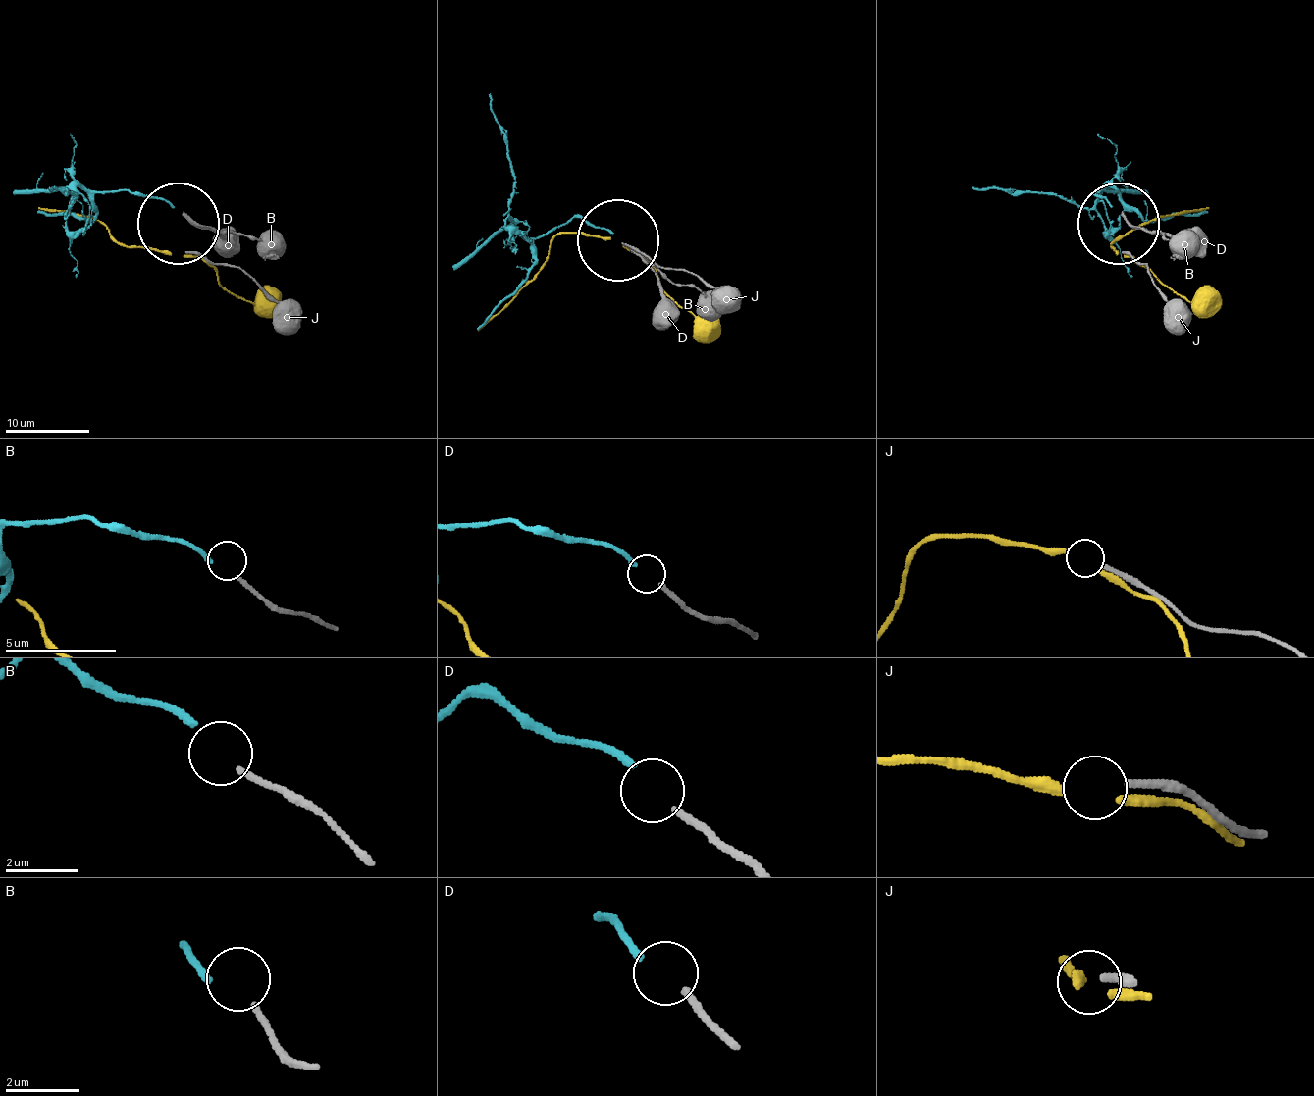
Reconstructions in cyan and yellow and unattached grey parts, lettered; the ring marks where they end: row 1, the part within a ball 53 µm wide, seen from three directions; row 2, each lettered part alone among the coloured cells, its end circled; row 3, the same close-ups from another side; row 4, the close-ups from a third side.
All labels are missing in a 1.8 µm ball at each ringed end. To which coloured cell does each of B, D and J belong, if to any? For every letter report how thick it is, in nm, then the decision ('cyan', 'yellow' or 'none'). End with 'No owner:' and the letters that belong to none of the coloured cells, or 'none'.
B: calibre 160 nm; none
D: calibre 200 nm; none
J: calibre 200 nm; none
No owner: B, D, J

